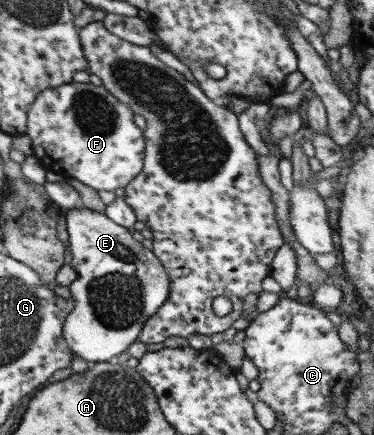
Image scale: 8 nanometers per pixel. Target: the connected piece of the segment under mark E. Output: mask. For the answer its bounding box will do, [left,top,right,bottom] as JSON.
[63,206,170,364]

